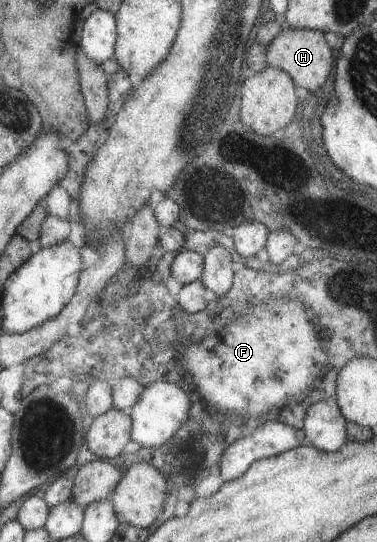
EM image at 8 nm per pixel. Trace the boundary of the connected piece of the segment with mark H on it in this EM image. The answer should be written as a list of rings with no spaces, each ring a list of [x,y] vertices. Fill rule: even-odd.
[[[268,20],[258,27],[256,43],[265,46],[267,66],[287,73],[295,87],[302,87],[308,92],[318,91],[329,80],[333,71],[334,53],[328,49],[324,33],[316,30],[281,26],[278,21]]]

